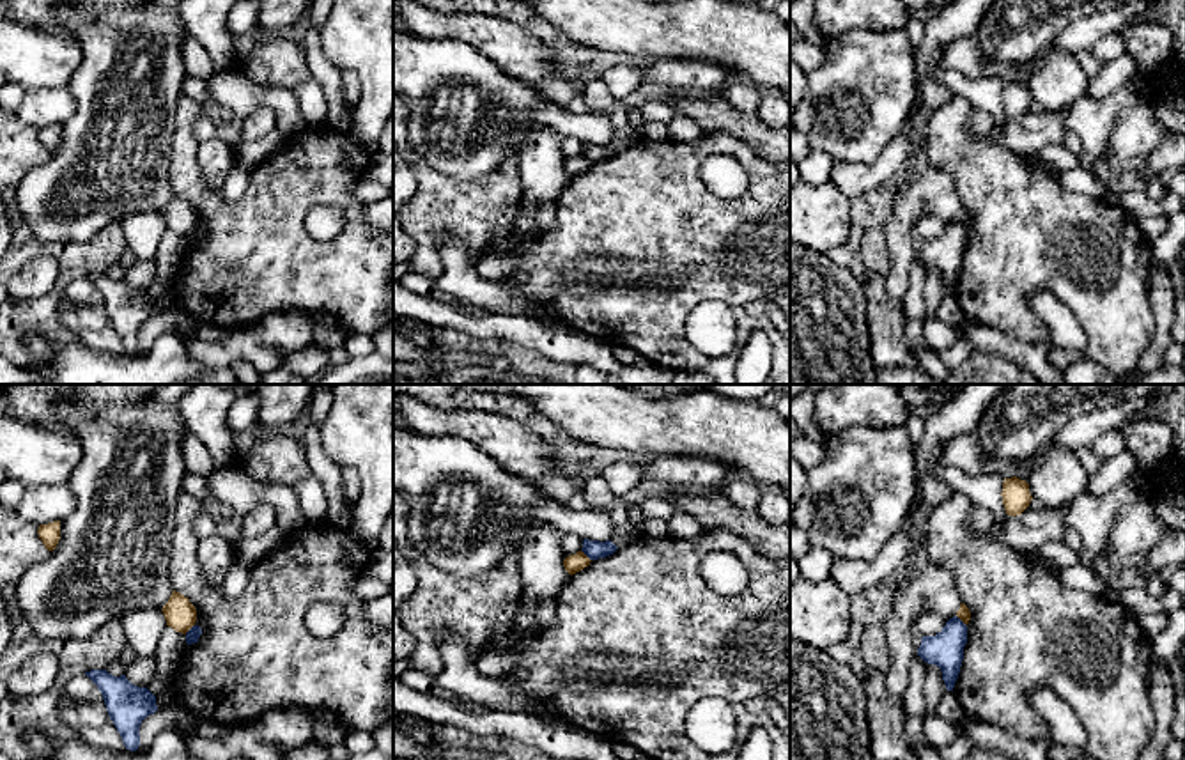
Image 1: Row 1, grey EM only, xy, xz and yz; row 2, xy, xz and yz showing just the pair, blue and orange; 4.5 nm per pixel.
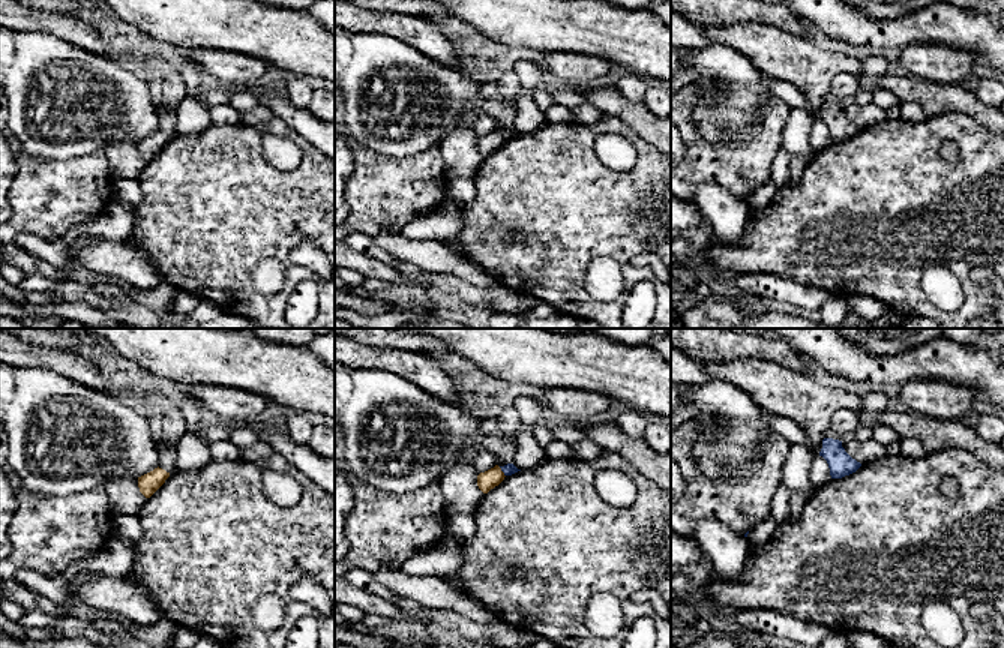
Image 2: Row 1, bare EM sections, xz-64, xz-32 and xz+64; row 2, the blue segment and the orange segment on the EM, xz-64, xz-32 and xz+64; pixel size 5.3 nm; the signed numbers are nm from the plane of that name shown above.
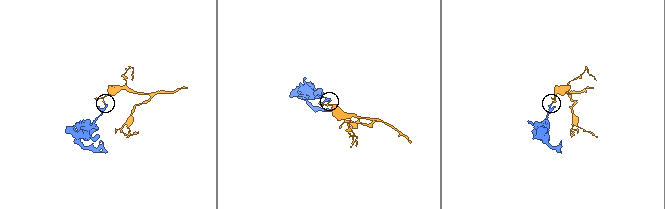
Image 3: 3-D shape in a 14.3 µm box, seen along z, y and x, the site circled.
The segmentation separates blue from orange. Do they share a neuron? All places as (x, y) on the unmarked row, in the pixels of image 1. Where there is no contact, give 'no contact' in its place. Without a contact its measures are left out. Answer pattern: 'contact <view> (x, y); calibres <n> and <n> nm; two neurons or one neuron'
contact xz (585, 156); calibres 90 and 90 nm; two neurons

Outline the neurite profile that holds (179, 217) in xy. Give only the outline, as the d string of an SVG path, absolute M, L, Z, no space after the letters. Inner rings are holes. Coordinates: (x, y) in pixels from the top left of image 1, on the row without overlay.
M175 193L161 214L165 218L167 229L182 237L186 237L197 225L195 209L188 200Z

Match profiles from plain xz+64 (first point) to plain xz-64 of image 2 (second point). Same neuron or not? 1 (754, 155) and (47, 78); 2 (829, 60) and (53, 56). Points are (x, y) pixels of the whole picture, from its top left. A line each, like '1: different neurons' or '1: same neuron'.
1: different neurons
2: different neurons

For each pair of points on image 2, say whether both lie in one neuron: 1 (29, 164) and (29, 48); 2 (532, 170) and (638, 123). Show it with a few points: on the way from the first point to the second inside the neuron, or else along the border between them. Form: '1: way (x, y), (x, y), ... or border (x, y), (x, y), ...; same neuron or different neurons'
1: border (15, 137), (26, 152), (45, 161), (63, 161); different neurons
2: border (605, 114), (622, 119), (655, 147); different neurons

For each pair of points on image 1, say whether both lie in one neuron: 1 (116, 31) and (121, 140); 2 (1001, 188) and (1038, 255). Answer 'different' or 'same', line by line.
1: same
2: same

